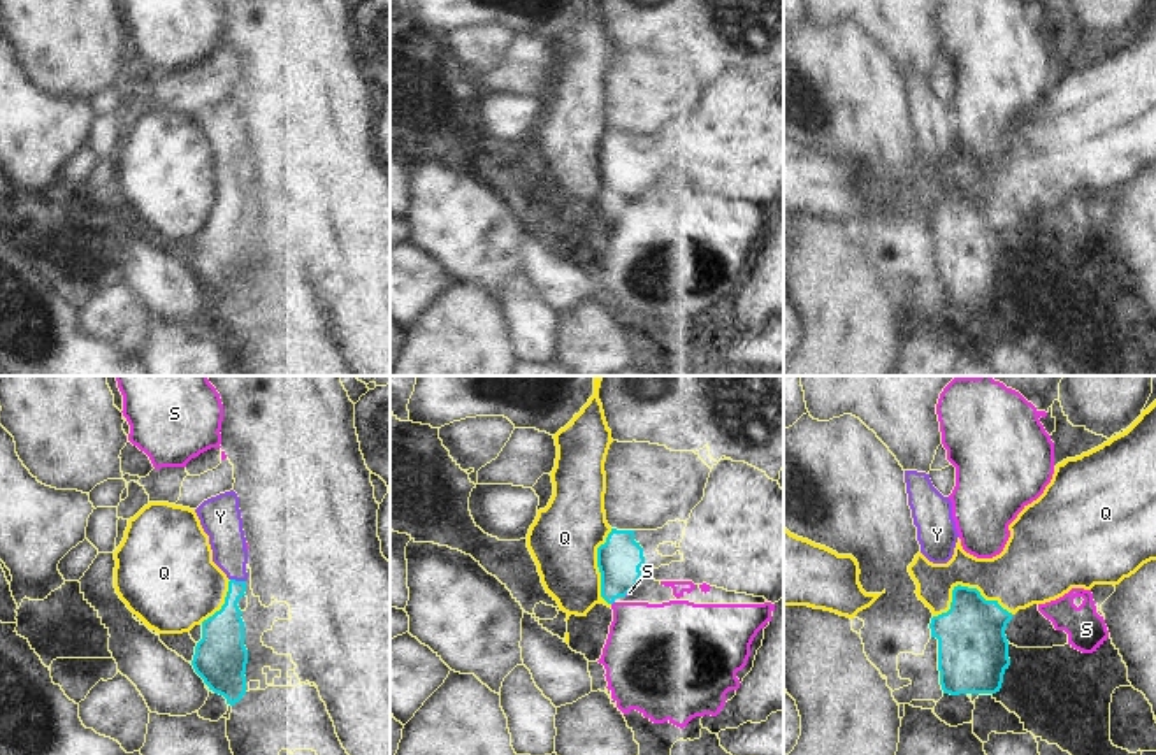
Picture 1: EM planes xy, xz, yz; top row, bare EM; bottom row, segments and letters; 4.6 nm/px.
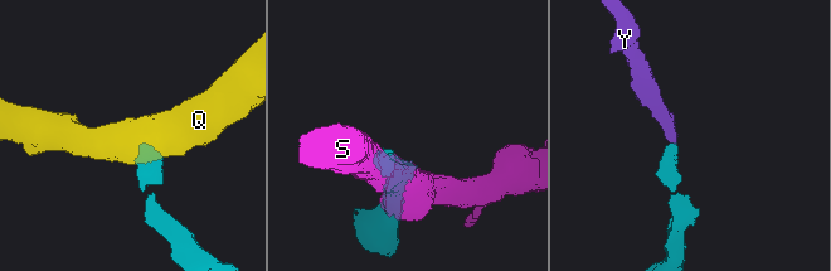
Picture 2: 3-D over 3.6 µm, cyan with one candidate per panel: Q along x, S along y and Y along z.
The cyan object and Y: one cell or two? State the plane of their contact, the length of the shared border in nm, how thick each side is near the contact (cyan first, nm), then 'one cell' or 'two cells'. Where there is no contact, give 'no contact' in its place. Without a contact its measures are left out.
xy | 70 nm | 190/160 nm | one cell

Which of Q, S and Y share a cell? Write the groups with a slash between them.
Q / S / Y

